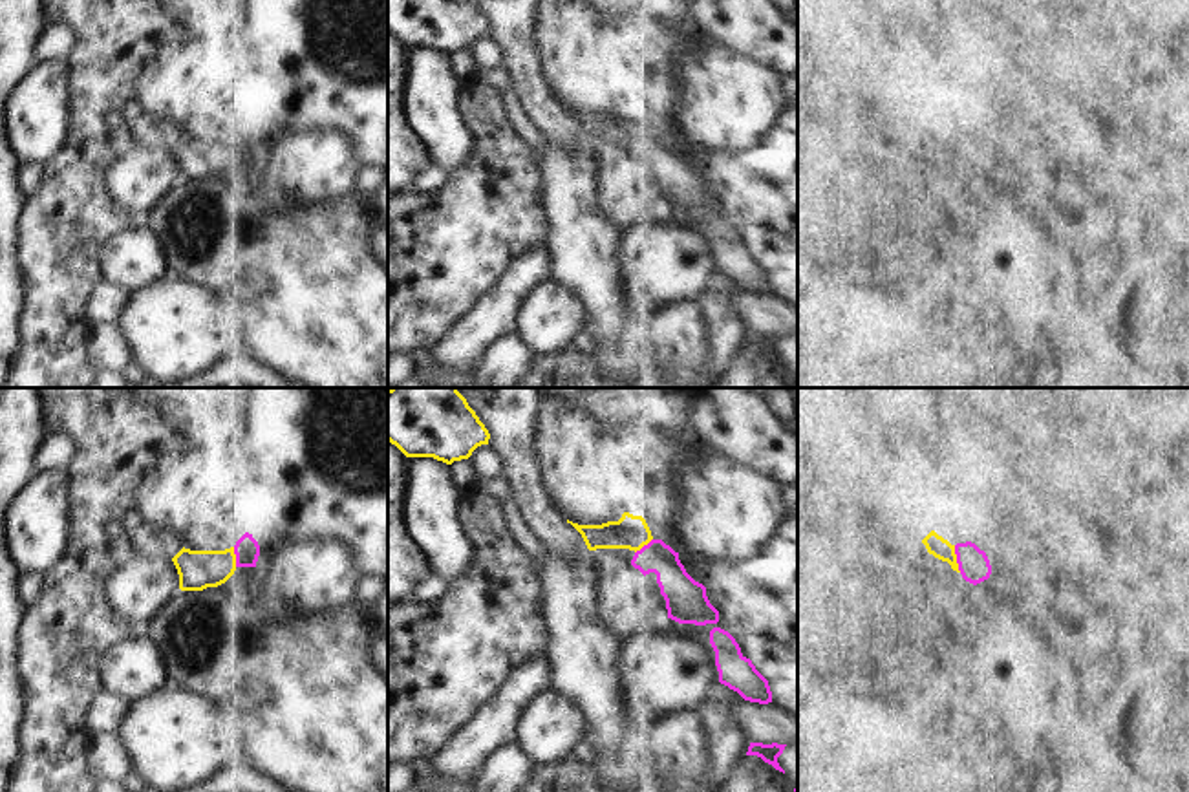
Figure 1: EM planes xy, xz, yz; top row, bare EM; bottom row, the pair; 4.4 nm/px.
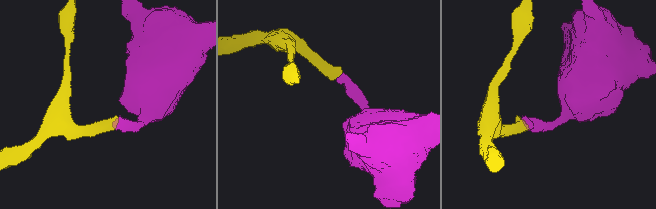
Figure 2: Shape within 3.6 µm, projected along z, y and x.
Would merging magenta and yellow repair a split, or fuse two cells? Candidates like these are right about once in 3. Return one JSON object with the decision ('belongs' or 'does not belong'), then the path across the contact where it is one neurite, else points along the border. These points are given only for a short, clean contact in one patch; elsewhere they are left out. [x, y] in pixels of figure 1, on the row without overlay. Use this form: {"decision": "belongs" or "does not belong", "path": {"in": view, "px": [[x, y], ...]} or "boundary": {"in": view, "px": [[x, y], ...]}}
{"decision": "belongs", "path": {"in": "yz", "px": [[974, 154], [966, 149], [957, 149], [937, 136]]}}

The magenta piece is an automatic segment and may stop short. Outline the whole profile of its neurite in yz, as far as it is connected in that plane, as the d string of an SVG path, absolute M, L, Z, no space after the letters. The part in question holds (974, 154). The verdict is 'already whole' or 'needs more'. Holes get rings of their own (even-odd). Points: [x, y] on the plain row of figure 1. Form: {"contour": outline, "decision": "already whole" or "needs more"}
{"contour": "M931 121L922 134L929 144L948 152L953 161L960 163L962 168L973 176L988 170L991 165L986 143L971 132L951 135L948 130Z", "decision": "needs more"}

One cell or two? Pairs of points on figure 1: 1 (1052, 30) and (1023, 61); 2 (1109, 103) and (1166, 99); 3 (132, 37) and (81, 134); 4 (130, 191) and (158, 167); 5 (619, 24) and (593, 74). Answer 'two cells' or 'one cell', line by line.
1: two cells
2: one cell
3: one cell
4: one cell
5: two cells

